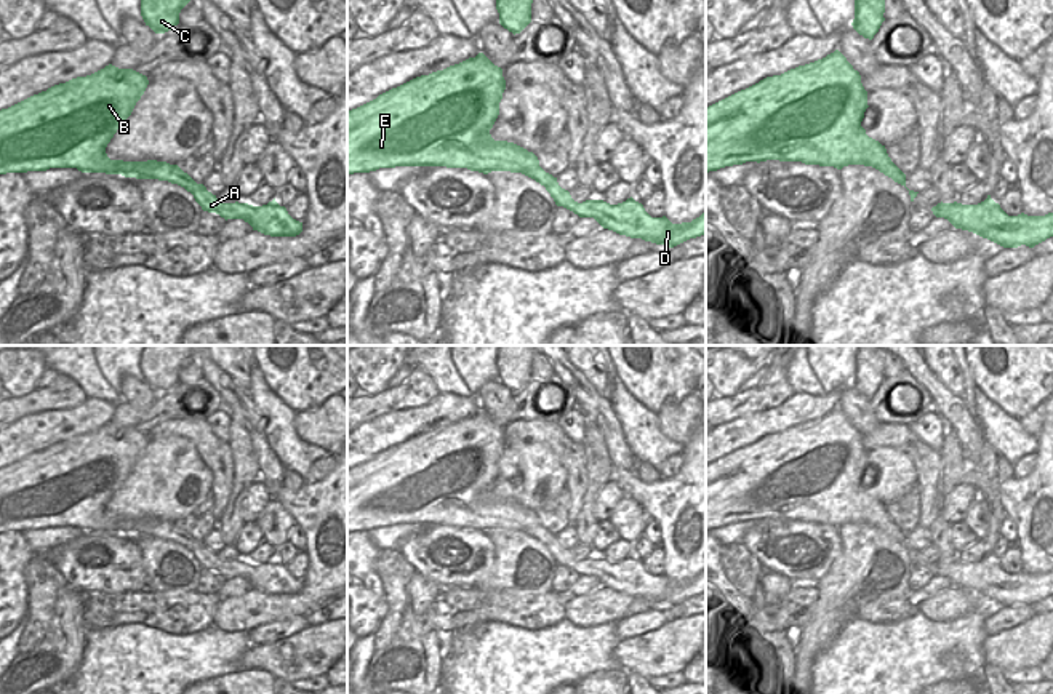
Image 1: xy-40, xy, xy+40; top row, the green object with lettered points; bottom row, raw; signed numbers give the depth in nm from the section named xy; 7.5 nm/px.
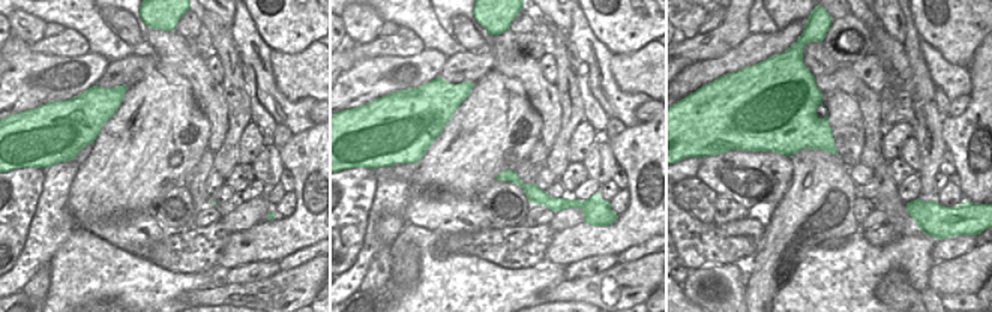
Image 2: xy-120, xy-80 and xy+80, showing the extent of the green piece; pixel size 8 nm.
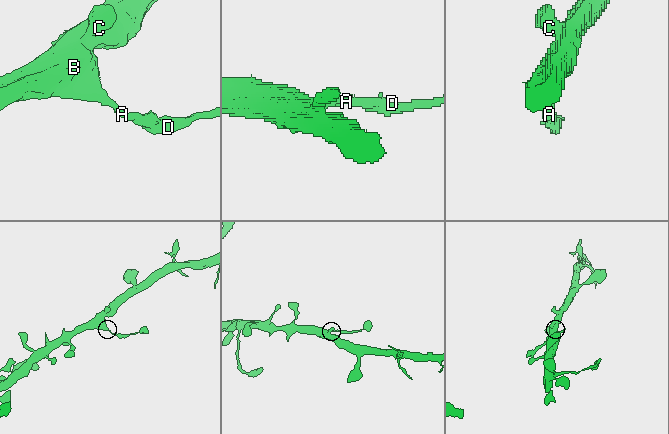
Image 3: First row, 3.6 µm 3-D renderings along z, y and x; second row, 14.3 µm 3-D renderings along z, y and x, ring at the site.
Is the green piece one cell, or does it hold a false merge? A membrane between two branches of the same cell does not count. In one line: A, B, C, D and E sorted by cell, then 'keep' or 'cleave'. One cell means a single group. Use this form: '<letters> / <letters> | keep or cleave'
A B C D E | keep

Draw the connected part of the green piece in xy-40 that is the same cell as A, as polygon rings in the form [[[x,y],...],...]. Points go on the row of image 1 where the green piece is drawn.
[[[112,64],[66,83],[54,85],[8,109],[0,110],[0,174],[46,171],[50,168],[77,168],[82,173],[122,174],[136,179],[158,179],[178,184],[190,192],[203,211],[216,213],[227,219],[243,219],[253,230],[270,237],[296,237],[302,232],[302,222],[293,219],[275,198],[262,206],[248,203],[222,203],[197,184],[178,165],[166,162],[123,162],[110,160],[106,147],[131,115],[136,102],[144,94],[149,80],[133,69],[118,69]]]

